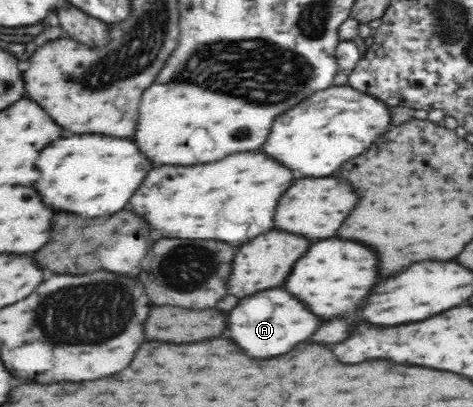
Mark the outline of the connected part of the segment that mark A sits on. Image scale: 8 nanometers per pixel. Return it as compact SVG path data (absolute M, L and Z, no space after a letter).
M283 288L243 298L229 316L229 332L233 334L233 340L253 358L275 358L275 354L287 354L291 346L311 338L315 326L319 326L319 316L311 314L303 302L295 302L295 298L291 298Z

